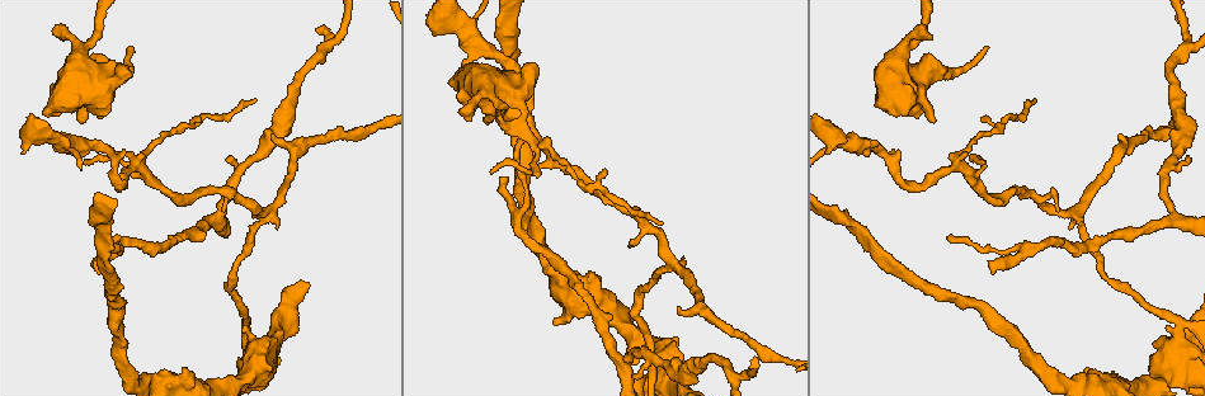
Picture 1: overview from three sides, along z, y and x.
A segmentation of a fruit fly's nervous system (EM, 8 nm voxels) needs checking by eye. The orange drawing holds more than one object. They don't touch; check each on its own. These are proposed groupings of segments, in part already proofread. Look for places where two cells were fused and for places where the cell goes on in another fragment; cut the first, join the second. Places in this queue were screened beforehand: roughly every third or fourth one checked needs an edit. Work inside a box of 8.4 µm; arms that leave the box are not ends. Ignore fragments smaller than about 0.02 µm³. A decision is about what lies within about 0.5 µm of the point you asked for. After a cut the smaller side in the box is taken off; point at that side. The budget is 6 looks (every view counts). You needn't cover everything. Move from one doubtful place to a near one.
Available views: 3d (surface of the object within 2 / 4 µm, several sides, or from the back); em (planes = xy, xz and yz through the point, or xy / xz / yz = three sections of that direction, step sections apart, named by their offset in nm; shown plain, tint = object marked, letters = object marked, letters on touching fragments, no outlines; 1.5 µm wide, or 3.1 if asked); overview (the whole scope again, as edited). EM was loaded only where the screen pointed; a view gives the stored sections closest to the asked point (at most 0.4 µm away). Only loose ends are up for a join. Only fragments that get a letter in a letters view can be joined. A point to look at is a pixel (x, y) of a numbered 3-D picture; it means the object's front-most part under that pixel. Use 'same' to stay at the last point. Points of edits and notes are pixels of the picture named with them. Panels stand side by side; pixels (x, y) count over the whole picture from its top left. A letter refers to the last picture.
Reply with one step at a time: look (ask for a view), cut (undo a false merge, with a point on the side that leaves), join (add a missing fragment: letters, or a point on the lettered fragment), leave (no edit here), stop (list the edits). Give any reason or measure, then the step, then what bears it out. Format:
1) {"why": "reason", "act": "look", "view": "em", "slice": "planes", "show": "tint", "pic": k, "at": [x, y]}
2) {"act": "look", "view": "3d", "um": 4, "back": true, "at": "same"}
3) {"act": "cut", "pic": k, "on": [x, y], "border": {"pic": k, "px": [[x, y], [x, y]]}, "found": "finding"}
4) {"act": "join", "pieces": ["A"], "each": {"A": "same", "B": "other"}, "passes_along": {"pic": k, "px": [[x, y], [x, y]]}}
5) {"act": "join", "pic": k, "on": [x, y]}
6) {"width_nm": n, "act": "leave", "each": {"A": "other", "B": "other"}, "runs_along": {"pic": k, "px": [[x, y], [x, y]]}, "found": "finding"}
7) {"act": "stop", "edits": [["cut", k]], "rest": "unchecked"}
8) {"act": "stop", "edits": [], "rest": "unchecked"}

{"why": "branch stops here", "act": "look", "view": "3d", "um": 4, "pic": 1, "at": [1085, 369]}

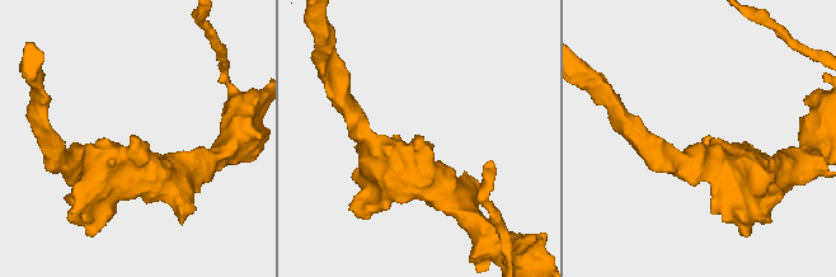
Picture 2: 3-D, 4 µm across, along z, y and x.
{"act": "look", "view": "em", "slice": "yz", "step": 8, "show": "letters", "pic": 2, "at": [706, 137]}

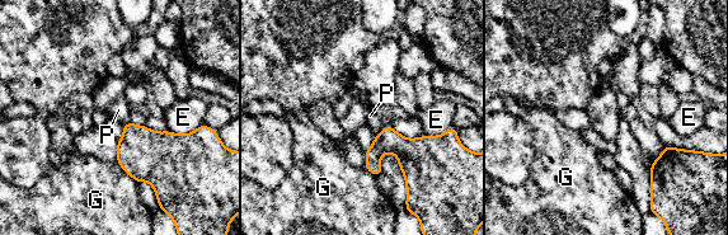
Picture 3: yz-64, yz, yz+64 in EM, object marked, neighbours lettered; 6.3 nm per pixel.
{"act": "leave", "each": {"E": "other", "G": "other", "P": "other"}, "border": {"pic": 3, "px": [[128, 121], [123, 125]]}, "found": "no lettered fragment goes on from it"}

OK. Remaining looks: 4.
{"why": "branch stops here", "act": "look", "view": "3d", "um": 2, "pic": 1, "at": [504, 184]}

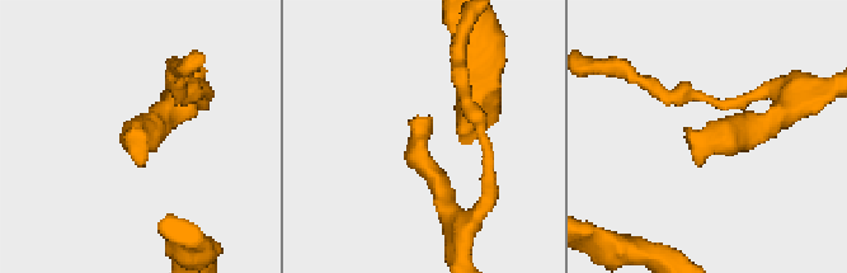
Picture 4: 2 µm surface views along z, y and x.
{"act": "look", "view": "em", "slice": "planes", "show": "letters", "pic": 4, "at": [699, 165]}

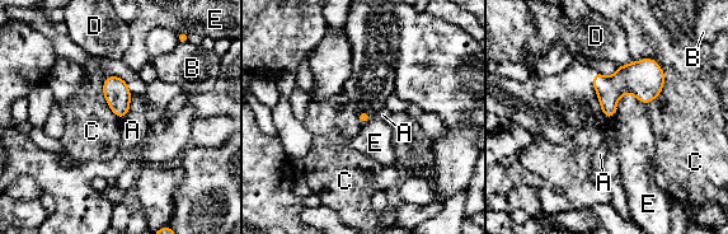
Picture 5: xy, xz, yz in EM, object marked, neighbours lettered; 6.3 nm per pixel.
{"act": "leave", "each": {"A": "other", "B": "other", "C": "other", "D": "other", "E": "other"}, "border": {"pic": 5, "px": [[652, 57], [663, 87], [647, 104]]}, "found": "none of them fits"}

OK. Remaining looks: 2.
{"why": "branch stops here", "act": "look", "view": "em", "slice": "yz", "step": 4, "show": "letters", "pic": 1, "at": [486, 121]}

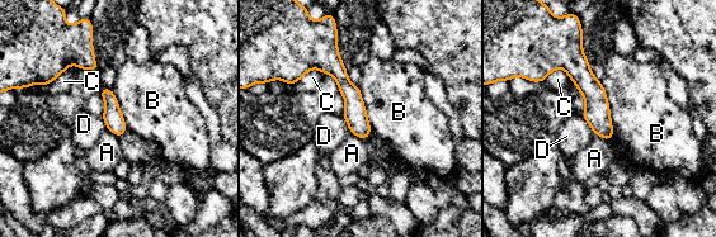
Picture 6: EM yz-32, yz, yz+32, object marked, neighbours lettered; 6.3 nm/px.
{"act": "look", "view": "em", "slice": "planes", "show": "letters", "at": "same"}

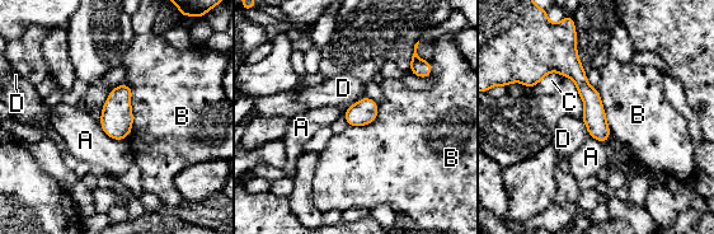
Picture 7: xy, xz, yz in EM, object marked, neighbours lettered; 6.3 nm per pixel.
{"width_nm": 140, "act": "leave", "each": {"A": "other", "B": "other", "C": "other", "D": "other"}, "runs_along": {"pic": 7, "px": [[560, 55], [591, 97], [602, 139]]}, "found": "no lettered fragment goes on from it"}

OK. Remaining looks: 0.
{"act": "stop", "edits": [], "rest": "unchecked"}

